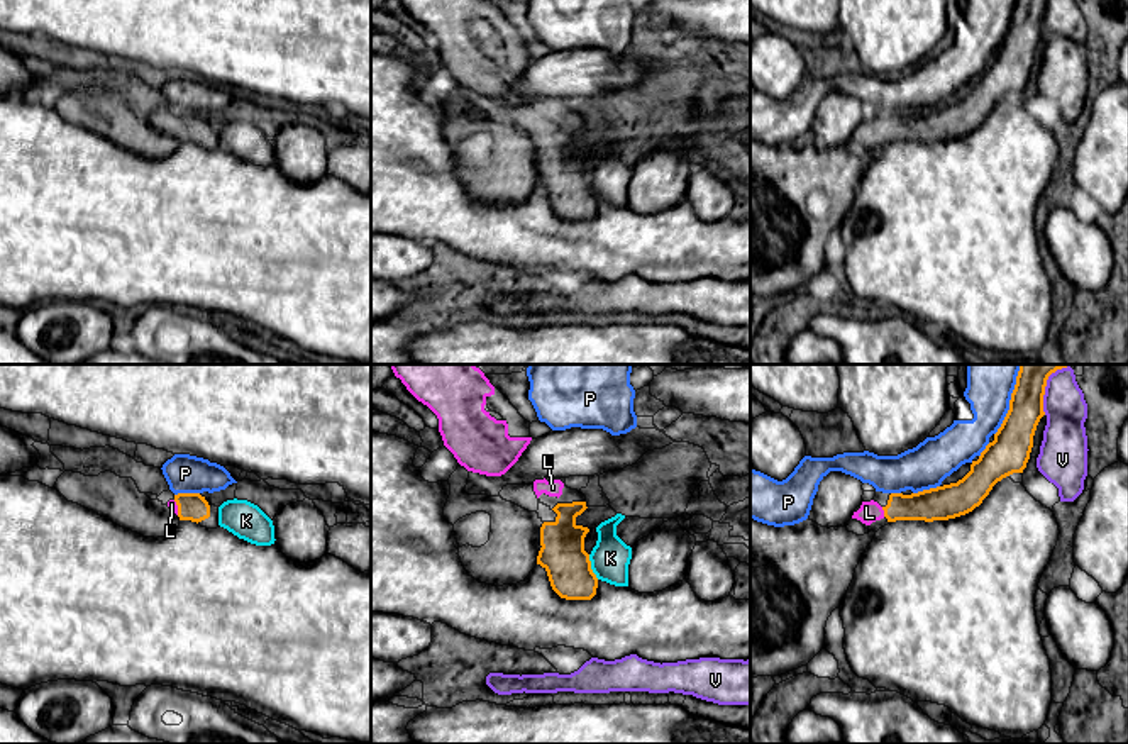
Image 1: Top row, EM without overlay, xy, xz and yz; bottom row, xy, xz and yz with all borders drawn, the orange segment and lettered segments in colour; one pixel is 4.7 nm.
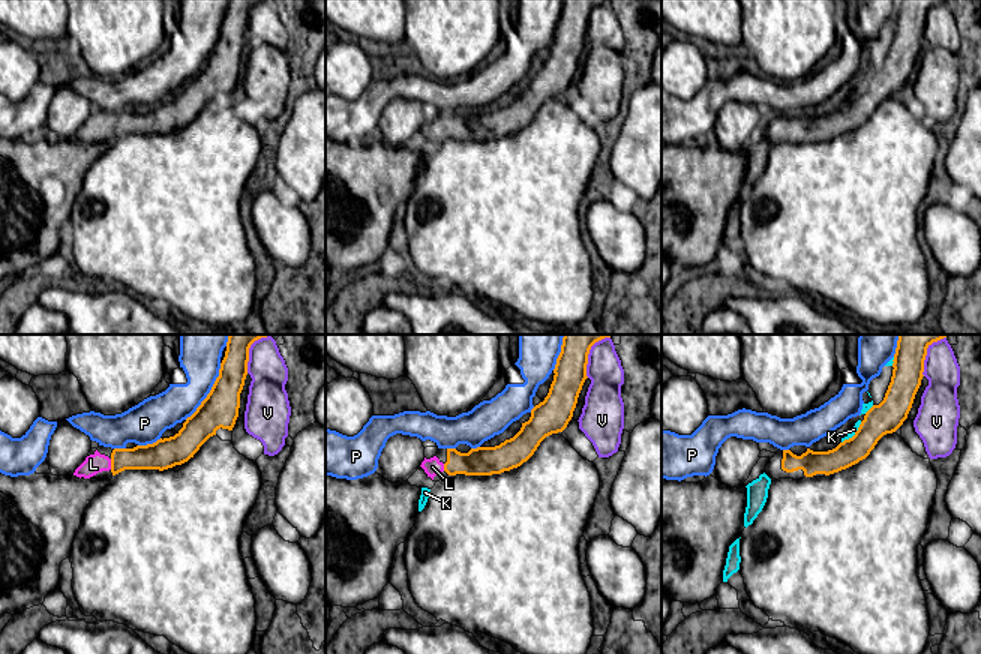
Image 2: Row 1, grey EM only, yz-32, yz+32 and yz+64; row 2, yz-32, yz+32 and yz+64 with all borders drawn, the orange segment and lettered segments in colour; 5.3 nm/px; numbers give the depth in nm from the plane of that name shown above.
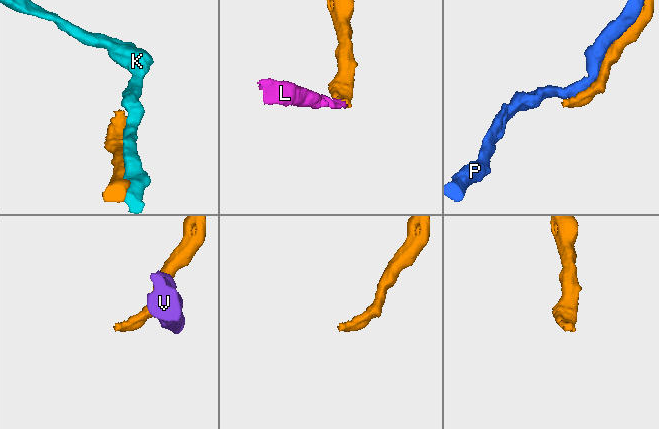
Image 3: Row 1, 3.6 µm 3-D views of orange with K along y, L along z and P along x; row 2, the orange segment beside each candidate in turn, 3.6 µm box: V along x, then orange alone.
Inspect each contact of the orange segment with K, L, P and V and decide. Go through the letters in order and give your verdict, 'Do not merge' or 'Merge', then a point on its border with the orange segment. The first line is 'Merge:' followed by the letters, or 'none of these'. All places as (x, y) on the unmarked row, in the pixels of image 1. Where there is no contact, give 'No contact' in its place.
Merge: L
K: Do not merge. Touches orange at xz (590, 187)
L: Merge. Touches orange at yz (884, 133)
P: Do not merge. Touches orange at yz (1010, 27)
V: Do not merge. Touches orange at yz (1042, 17)

